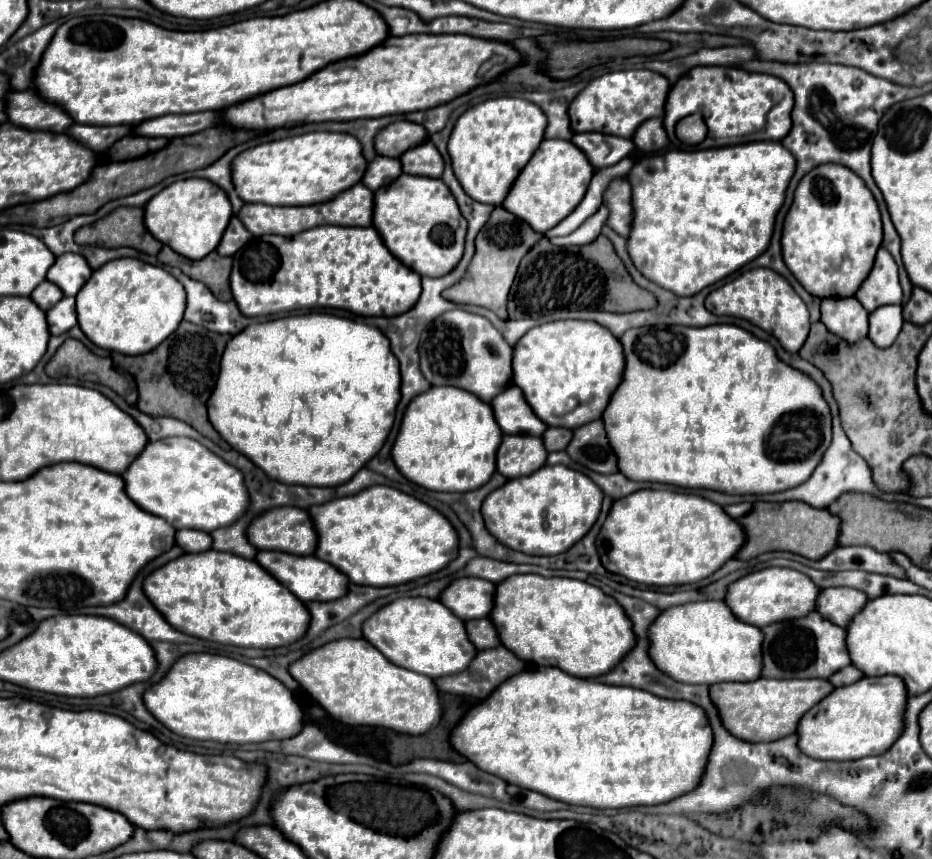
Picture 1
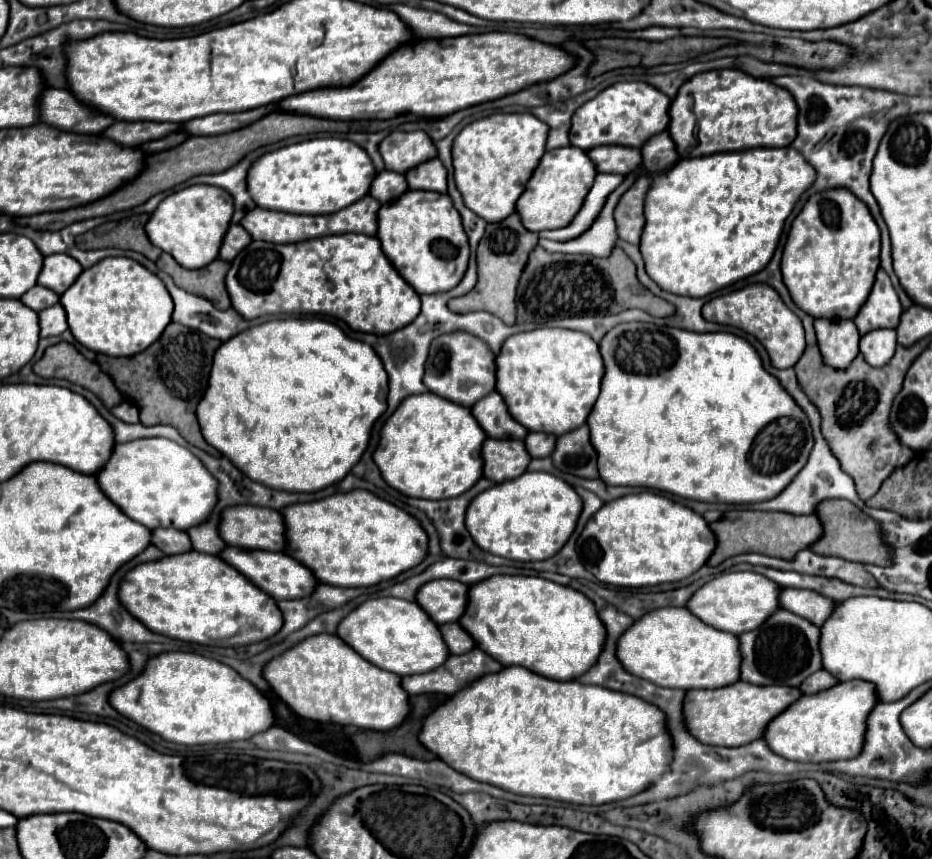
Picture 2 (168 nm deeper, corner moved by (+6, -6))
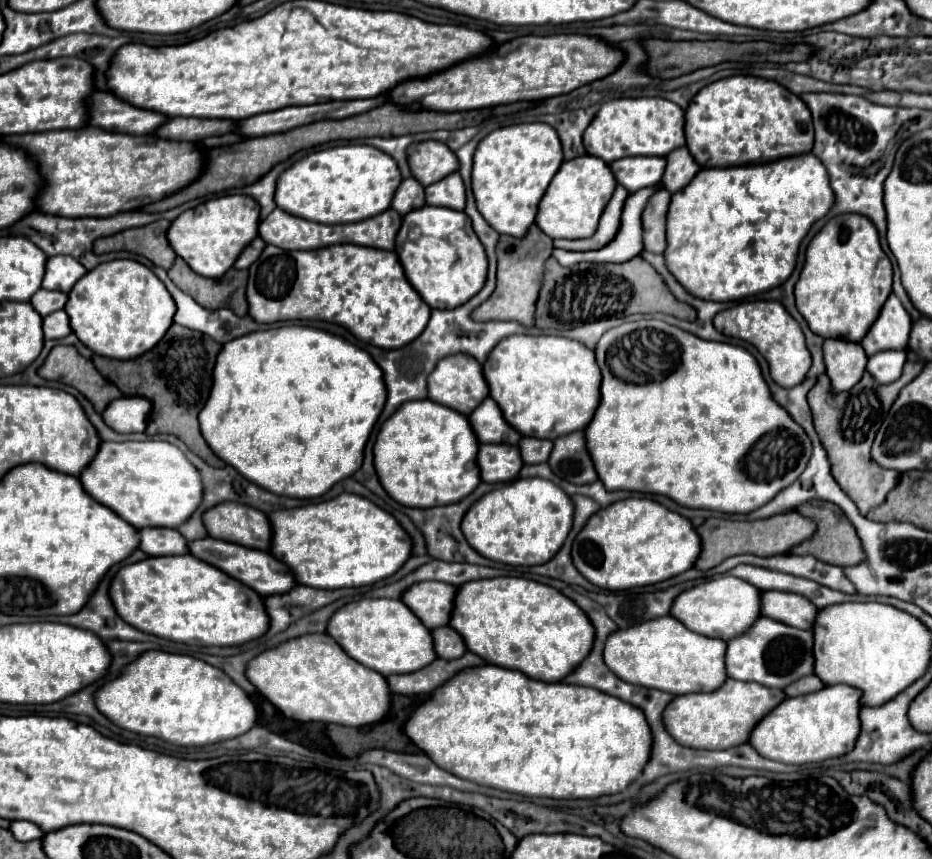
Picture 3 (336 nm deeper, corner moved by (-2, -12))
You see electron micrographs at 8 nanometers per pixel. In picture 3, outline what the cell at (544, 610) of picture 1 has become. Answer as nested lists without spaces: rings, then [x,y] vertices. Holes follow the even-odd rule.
[[[512,576],[462,584],[450,626],[462,634],[468,650],[482,656],[488,664],[520,670],[542,682],[566,678],[574,672],[574,664],[590,652],[590,644],[594,644],[590,620],[578,612],[568,596],[552,586]]]

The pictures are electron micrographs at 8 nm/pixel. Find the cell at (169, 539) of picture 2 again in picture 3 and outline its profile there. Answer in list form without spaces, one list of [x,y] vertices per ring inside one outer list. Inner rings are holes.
[[[142,528],[140,548],[148,556],[176,556],[188,552],[186,538],[174,528]]]

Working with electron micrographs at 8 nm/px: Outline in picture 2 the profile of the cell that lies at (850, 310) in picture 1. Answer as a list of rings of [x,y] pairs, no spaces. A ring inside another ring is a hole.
[[[814,320],[818,348],[830,368],[844,370],[858,356],[860,334],[852,320]]]

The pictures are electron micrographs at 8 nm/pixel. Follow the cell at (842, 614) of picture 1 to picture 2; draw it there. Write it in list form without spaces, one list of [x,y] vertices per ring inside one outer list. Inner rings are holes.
[[[782,588],[778,596],[778,604],[784,610],[798,614],[800,618],[814,622],[814,626],[818,628],[826,622],[828,614],[832,614],[834,608],[834,602],[822,598],[822,594],[814,594],[814,590],[794,590],[794,588]]]

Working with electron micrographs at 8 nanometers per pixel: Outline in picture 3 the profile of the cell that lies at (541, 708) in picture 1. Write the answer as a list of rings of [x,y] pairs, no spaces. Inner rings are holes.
[[[486,664],[484,668],[472,668],[466,672],[460,672],[454,676],[454,680],[446,682],[434,696],[430,696],[422,706],[418,706],[410,720],[404,726],[404,732],[408,738],[422,750],[426,756],[434,760],[442,770],[466,778],[470,782],[476,782],[480,786],[490,786],[522,796],[540,796],[540,798],[562,798],[562,800],[578,800],[578,798],[600,798],[608,794],[618,794],[624,790],[624,786],[630,786],[636,778],[642,776],[642,764],[650,760],[650,726],[646,724],[646,716],[642,716],[640,708],[634,708],[632,704],[618,700],[614,696],[606,696],[604,692],[598,692],[596,688],[586,688],[586,686],[574,686],[574,684],[546,684],[534,678],[528,678],[526,674],[518,670],[506,670],[500,666],[490,666]]]

